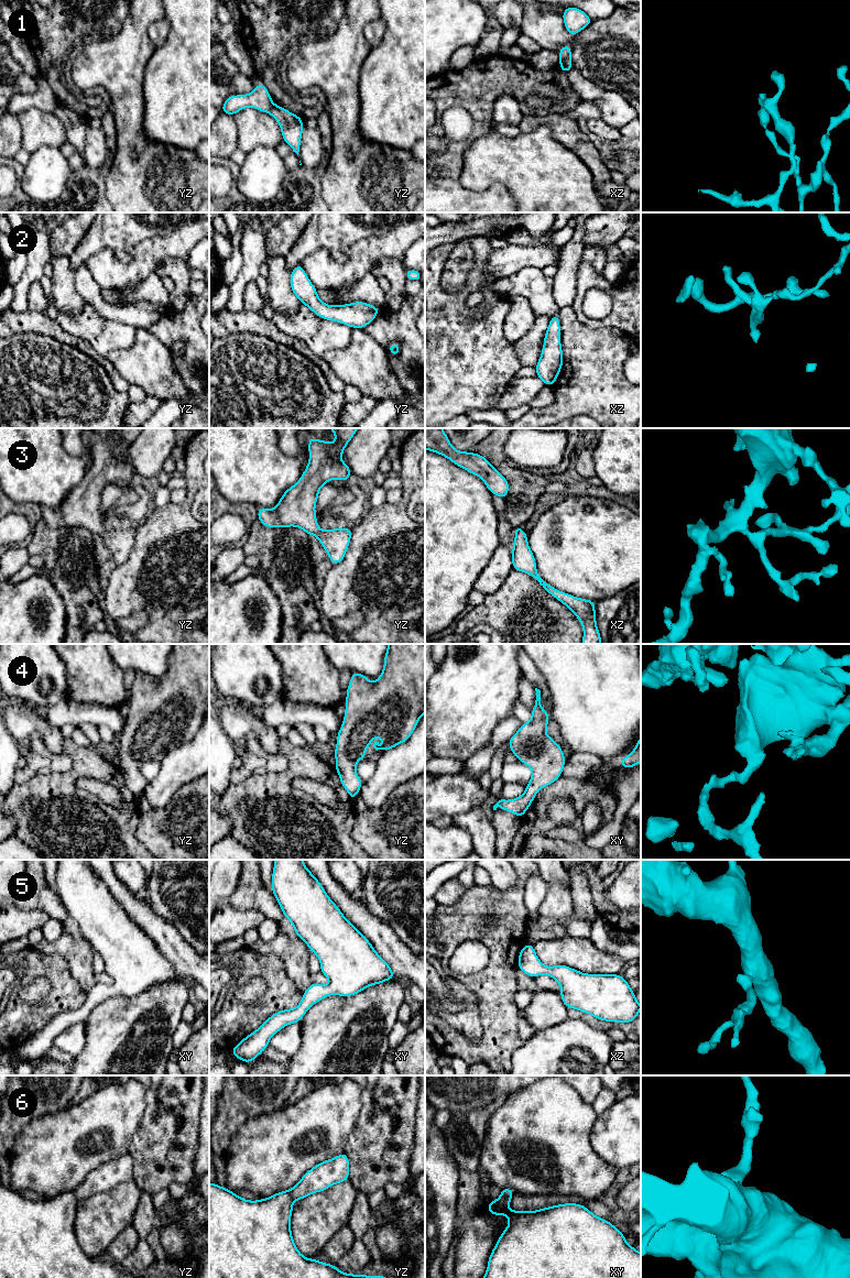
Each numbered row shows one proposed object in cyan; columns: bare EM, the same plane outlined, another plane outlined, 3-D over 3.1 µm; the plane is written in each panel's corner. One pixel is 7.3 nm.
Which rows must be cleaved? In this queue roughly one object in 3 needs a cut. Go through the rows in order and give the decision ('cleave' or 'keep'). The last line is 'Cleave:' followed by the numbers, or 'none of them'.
1: cleave
2: keep
3: keep
4: keep
5: keep
6: keep
Cleave: 1

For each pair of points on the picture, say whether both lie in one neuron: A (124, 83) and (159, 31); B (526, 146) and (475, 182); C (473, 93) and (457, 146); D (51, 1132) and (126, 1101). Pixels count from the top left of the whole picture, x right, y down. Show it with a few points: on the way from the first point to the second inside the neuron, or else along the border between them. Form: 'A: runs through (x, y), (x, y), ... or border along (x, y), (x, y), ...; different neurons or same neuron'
A: border along (162, 17), (155, 20), (148, 31), (155, 47); different neurons
B: runs through (513, 160), (497, 160), (488, 168); same neuron
C: runs through (479, 107), (479, 130), (471, 138); same neuron
D: runs through (69, 1132), (94, 1132), (107, 1120); same neuron

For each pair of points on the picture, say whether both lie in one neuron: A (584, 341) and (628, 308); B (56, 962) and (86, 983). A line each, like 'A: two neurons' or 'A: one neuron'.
A: two neurons
B: two neurons

